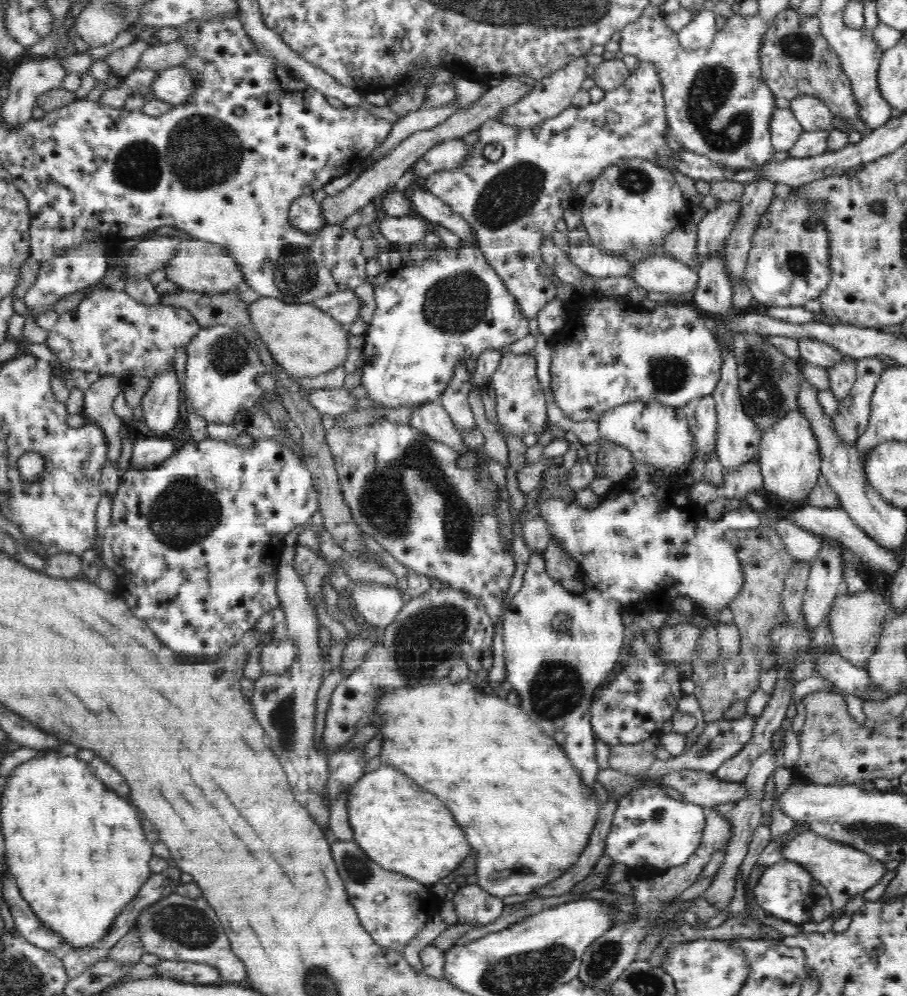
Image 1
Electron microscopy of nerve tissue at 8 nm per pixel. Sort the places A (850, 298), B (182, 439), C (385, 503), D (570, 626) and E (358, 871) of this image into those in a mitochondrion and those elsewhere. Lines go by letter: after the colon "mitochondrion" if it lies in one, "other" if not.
A: other
B: other
C: mitochondrion
D: other
E: mitochondrion

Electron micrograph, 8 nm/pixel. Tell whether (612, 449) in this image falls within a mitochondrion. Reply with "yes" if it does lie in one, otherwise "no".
no

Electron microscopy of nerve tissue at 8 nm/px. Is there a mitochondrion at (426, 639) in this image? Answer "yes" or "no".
yes

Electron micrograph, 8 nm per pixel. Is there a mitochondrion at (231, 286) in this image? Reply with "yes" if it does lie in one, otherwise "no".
no

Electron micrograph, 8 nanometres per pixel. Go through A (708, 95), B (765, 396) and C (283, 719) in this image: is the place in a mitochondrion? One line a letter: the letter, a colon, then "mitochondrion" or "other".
A: mitochondrion
B: mitochondrion
C: mitochondrion

